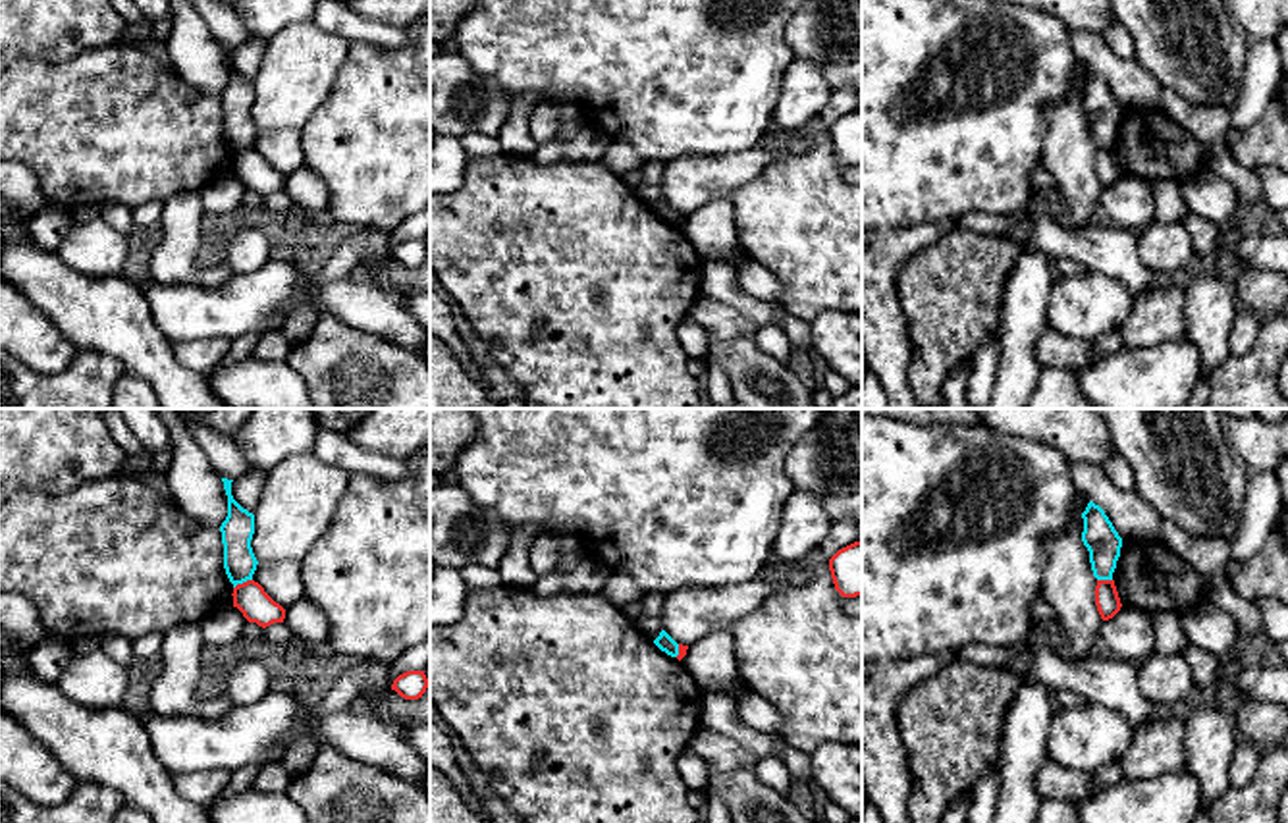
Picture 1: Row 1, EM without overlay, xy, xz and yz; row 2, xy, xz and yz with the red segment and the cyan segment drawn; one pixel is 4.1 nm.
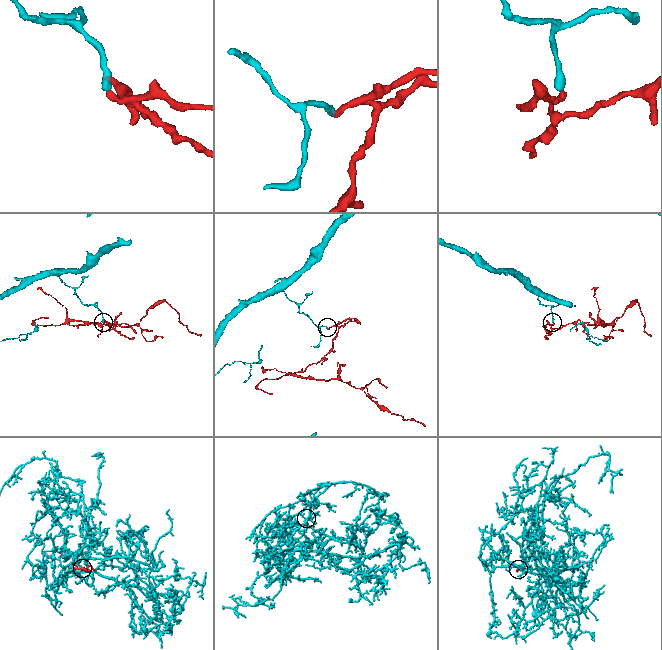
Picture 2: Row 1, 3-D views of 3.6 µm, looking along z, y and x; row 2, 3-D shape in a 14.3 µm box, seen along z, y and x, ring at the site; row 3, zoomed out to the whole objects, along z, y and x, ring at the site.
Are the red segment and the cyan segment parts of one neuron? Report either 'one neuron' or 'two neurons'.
two neurons

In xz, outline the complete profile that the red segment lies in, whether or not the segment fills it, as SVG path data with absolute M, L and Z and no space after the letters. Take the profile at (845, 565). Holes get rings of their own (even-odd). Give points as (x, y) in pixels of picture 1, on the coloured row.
M862 542L839 549L829 559L835 590L843 597L862 596Z

